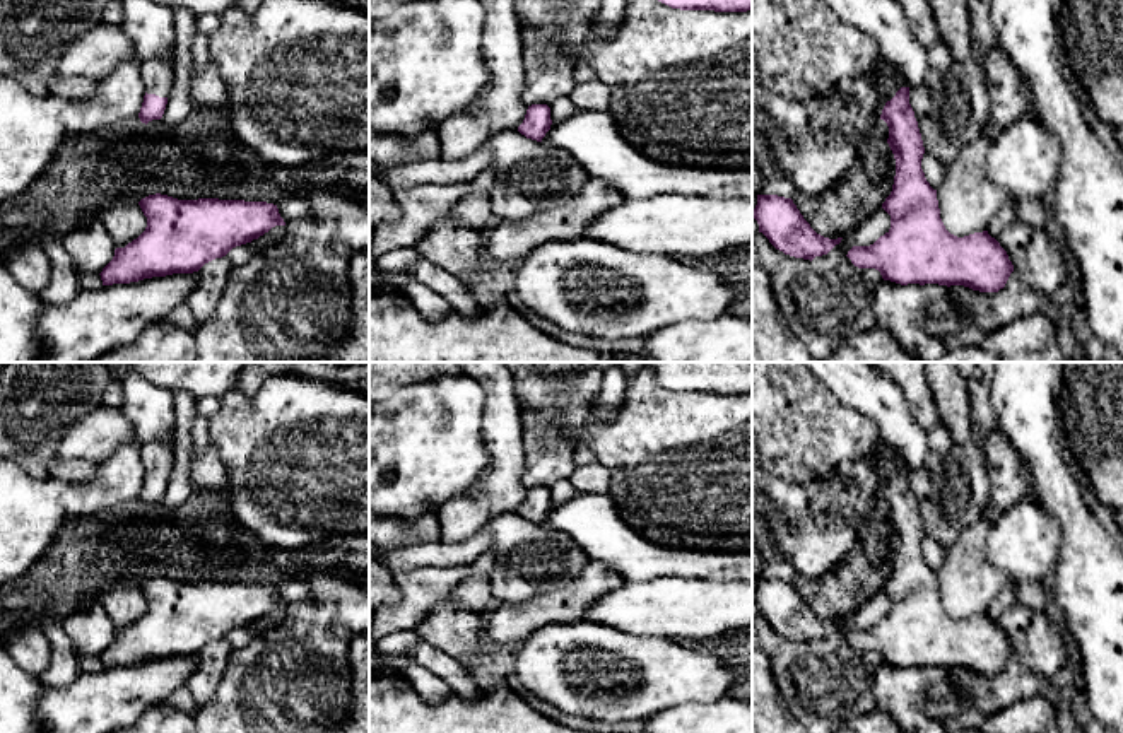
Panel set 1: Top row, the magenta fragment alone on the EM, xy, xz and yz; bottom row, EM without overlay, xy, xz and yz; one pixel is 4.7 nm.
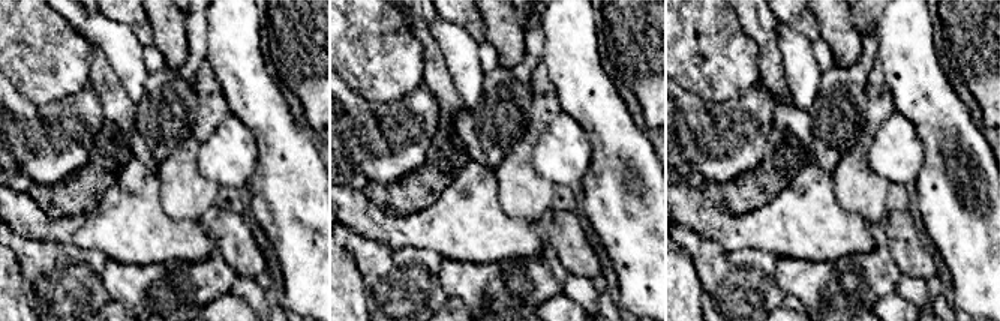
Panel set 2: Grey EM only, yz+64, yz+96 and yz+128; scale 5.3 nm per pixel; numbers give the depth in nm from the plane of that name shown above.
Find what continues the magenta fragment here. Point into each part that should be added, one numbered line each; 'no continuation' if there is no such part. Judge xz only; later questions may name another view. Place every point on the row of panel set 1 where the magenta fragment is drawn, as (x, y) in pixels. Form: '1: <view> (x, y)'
no continuation

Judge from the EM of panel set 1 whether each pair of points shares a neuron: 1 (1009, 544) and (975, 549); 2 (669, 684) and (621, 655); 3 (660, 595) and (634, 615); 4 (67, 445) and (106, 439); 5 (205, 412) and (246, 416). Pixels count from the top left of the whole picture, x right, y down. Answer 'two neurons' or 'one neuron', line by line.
1: two neurons
2: one neuron
3: one neuron
4: one neuron
5: two neurons

